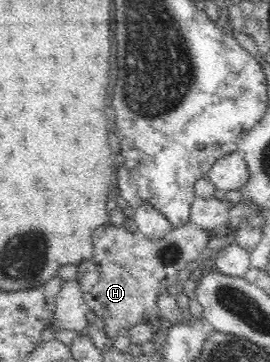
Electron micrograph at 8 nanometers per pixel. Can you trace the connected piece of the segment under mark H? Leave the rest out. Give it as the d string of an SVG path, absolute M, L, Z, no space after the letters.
M189 223L177 226L157 240L149 240L141 231L133 233L122 225L114 226L104 224L95 230L93 236L93 258L81 261L78 265L77 280L89 310L103 318L107 326L115 329L130 329L139 322L143 322L154 329L154 333L161 326L160 310L157 300L163 295L173 293L177 283L177 273L183 270L189 262L198 260L203 254L208 242L210 232L200 229L196 224Z

